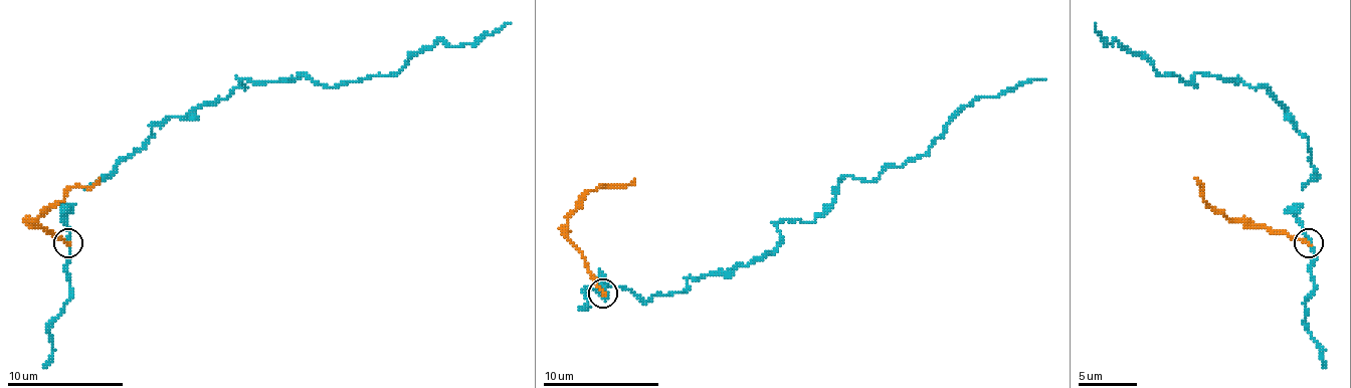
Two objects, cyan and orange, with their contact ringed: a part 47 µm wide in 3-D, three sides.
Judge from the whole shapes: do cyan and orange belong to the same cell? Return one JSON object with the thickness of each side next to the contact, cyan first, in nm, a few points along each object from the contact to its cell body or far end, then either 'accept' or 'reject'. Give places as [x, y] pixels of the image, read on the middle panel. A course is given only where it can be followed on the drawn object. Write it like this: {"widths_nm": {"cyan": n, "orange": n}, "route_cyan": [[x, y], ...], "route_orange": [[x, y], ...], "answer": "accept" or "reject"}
{"widths_nm": {"cyan": 130, "orange": 140}, "route_cyan": [[602, 296], [725, 274], [850, 176], [1045, 79]], "route_orange": [[602, 293], [582, 251], [567, 237], [567, 216], [590, 190], [608, 184], [625, 184], [634, 179]], "answer": "reject"}

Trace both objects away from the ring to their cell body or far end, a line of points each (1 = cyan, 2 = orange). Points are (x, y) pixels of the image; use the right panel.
1: (1311, 242), (1297, 213), (1317, 172), (1308, 140), (1268, 87), (1162, 75), (1095, 23)
2: (1308, 242), (1268, 230), (1252, 221), (1232, 221), (1206, 201), (1194, 178)

